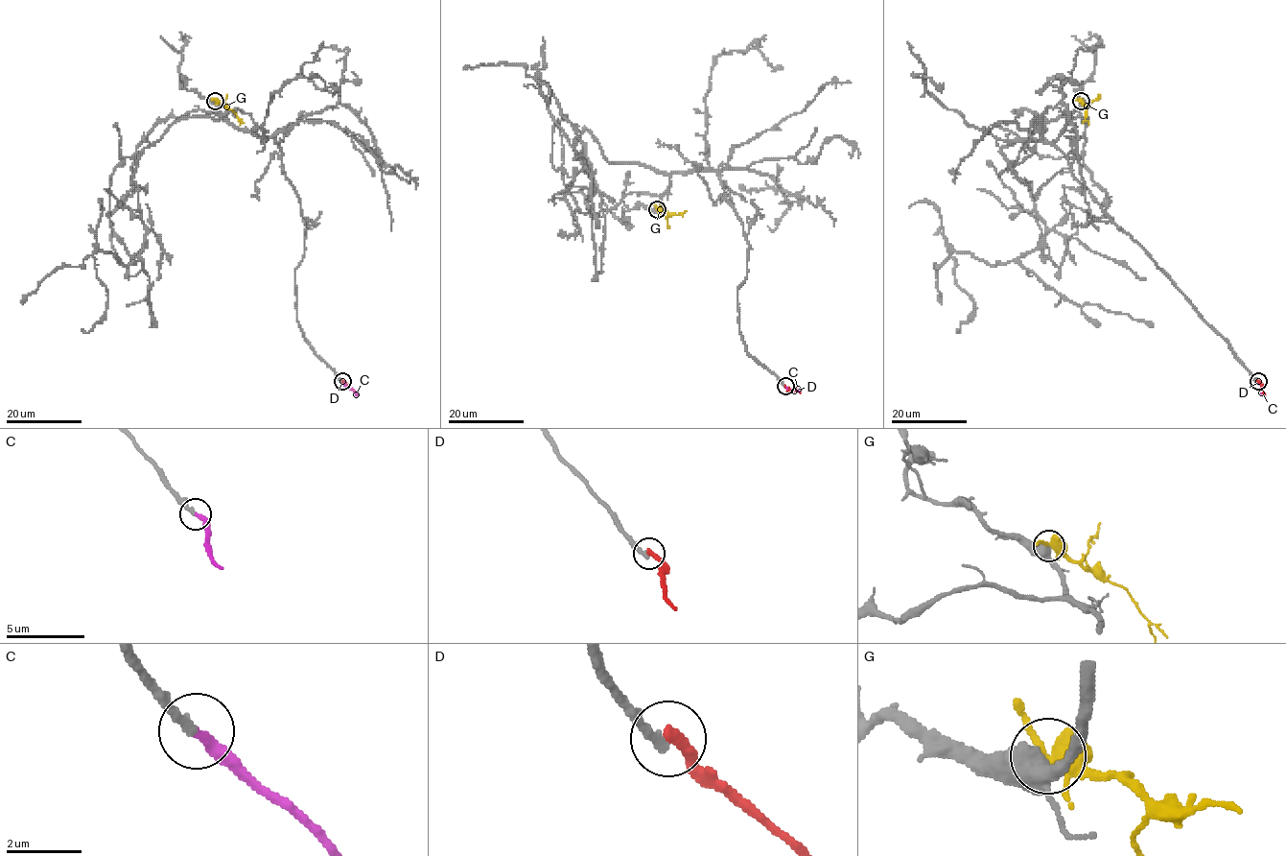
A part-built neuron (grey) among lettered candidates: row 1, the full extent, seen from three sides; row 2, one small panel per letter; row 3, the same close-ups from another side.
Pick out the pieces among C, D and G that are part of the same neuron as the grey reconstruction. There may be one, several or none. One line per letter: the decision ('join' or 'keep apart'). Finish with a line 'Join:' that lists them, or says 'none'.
C: join
D: keep apart
G: keep apart
Join: C

